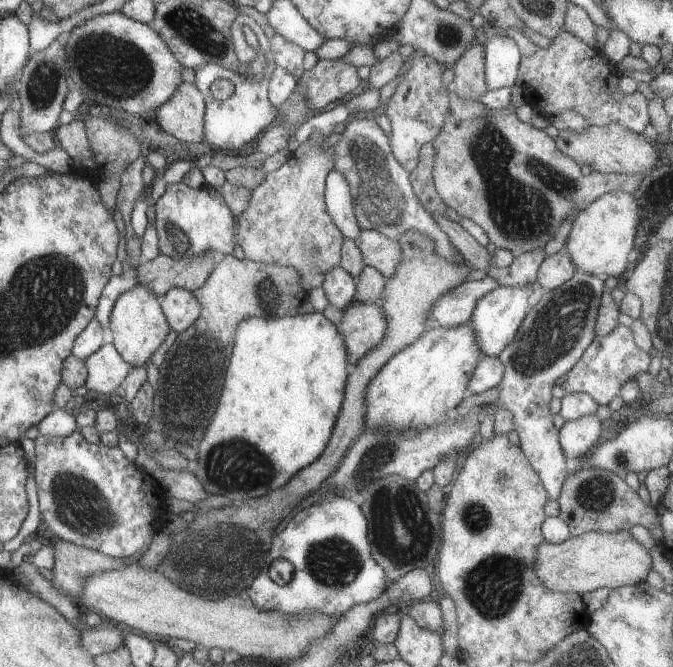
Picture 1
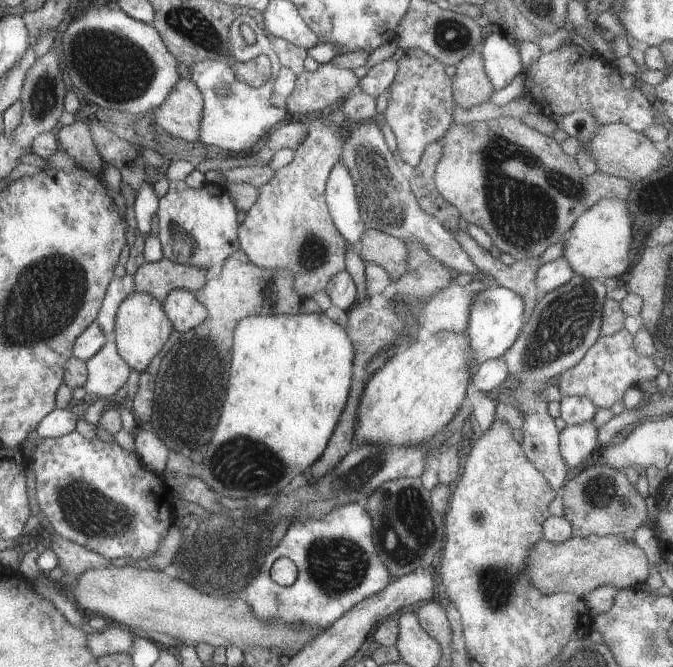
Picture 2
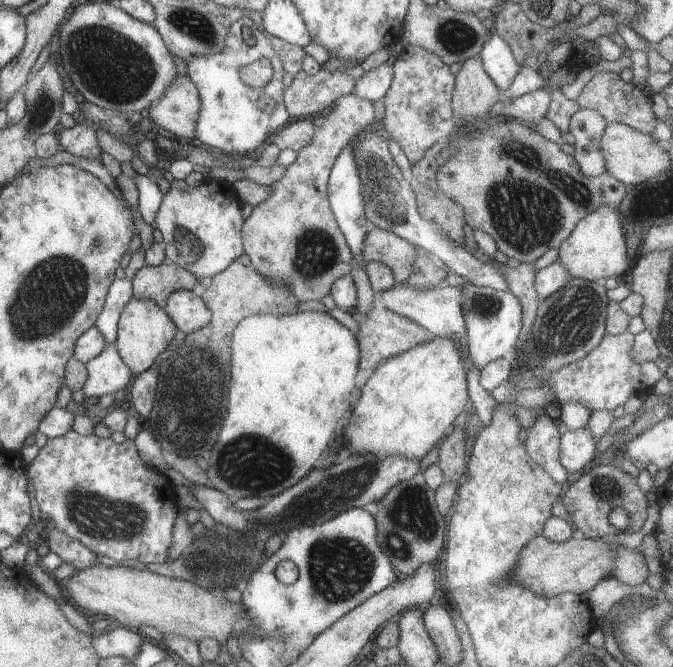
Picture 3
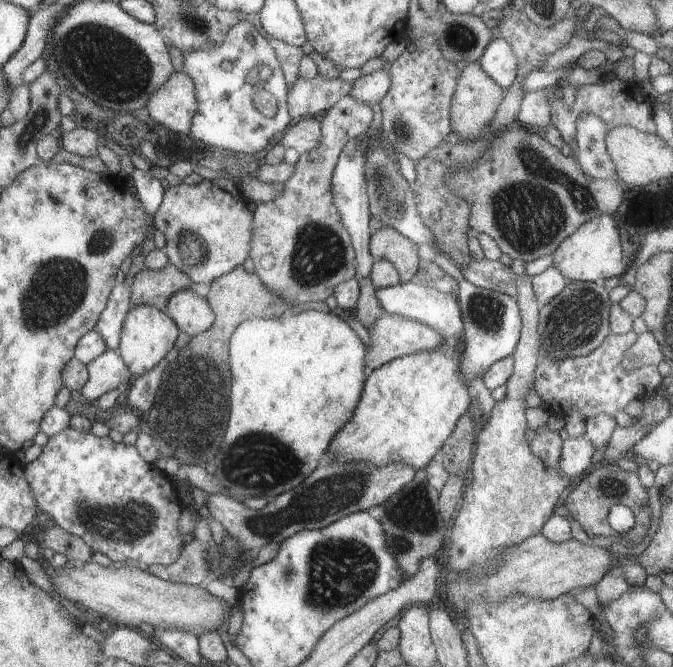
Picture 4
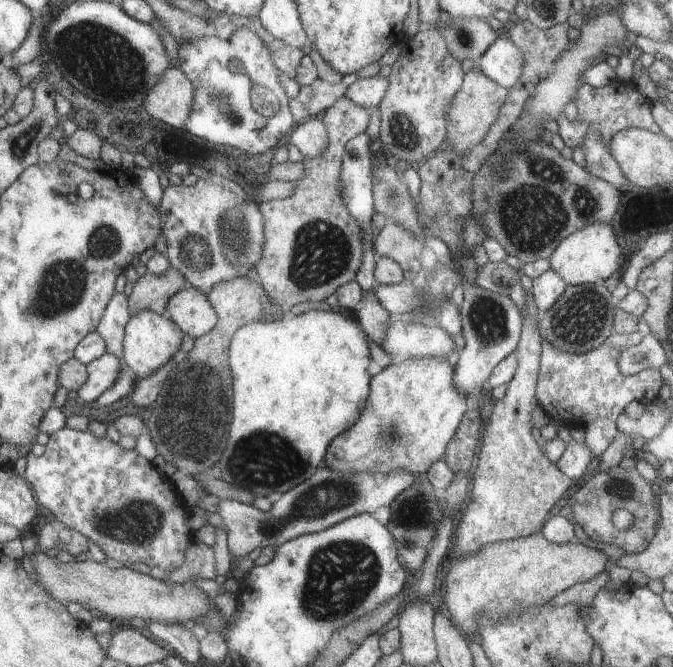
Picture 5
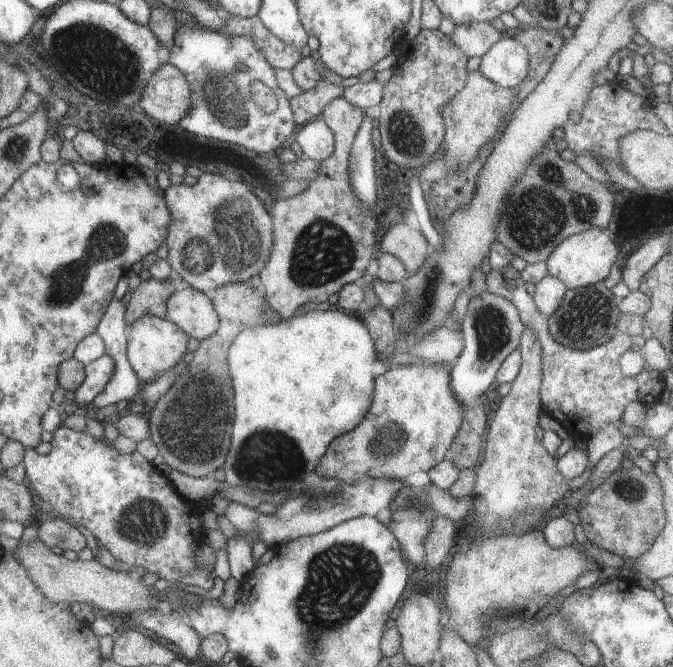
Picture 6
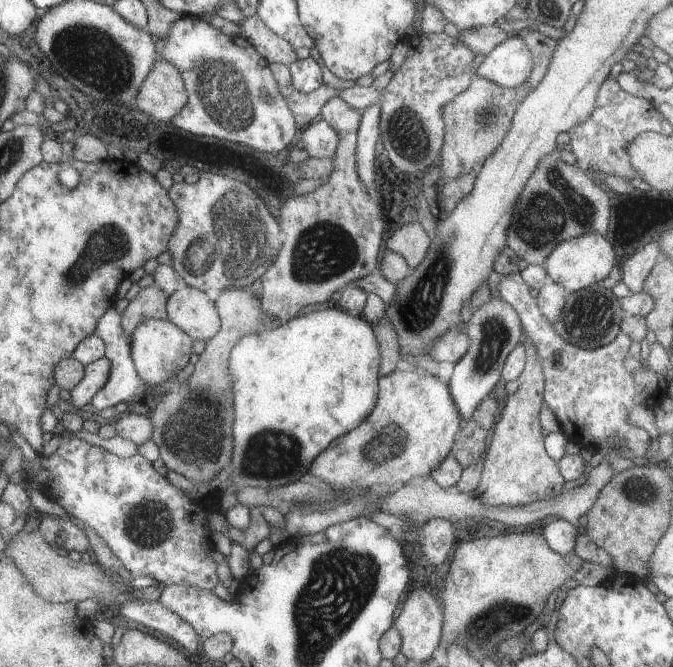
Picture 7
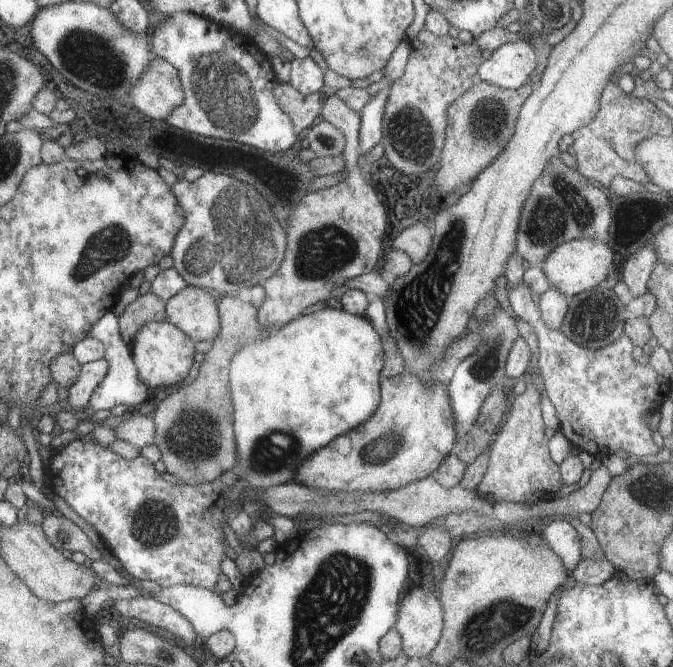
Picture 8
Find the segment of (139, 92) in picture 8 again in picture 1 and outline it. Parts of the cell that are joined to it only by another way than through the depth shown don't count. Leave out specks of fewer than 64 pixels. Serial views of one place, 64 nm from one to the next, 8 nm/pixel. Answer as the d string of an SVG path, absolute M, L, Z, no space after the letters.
M183 81L172 98L155 110L162 130L188 144L204 141L204 97L197 85Z

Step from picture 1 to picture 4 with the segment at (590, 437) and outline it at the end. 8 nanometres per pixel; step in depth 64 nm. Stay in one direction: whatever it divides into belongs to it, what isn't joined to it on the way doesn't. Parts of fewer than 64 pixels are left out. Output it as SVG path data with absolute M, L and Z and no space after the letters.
M585 436L566 438L562 444L564 455L561 457L563 474L568 478L576 478L590 467L594 466L592 457L595 453L595 447Z

